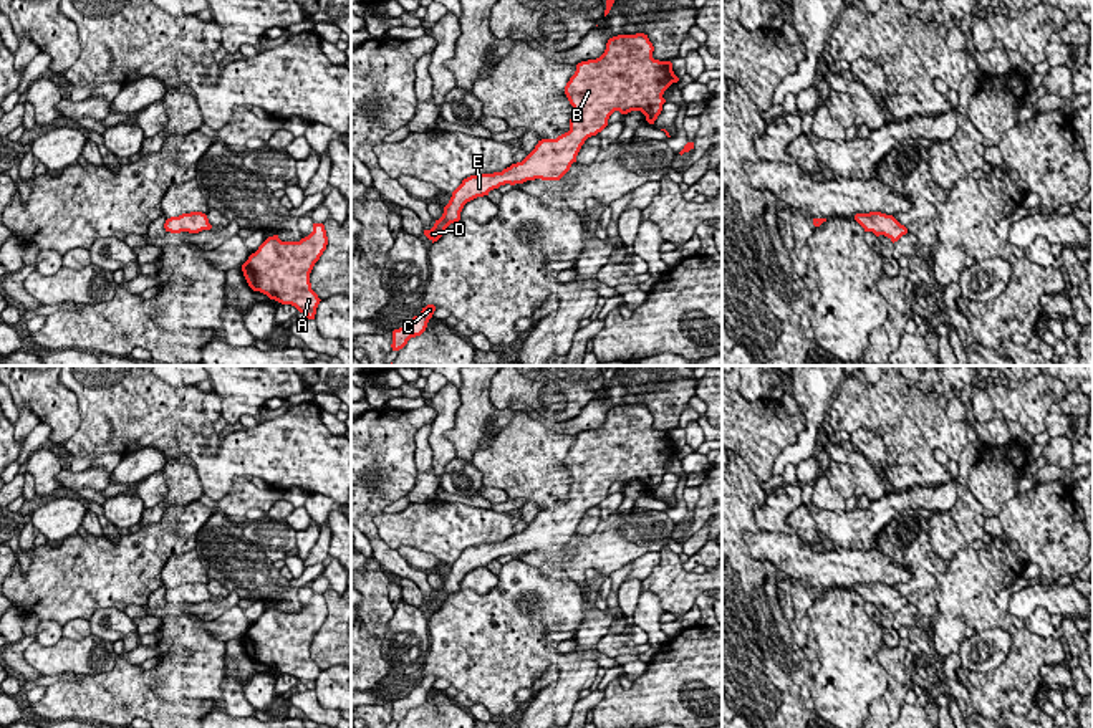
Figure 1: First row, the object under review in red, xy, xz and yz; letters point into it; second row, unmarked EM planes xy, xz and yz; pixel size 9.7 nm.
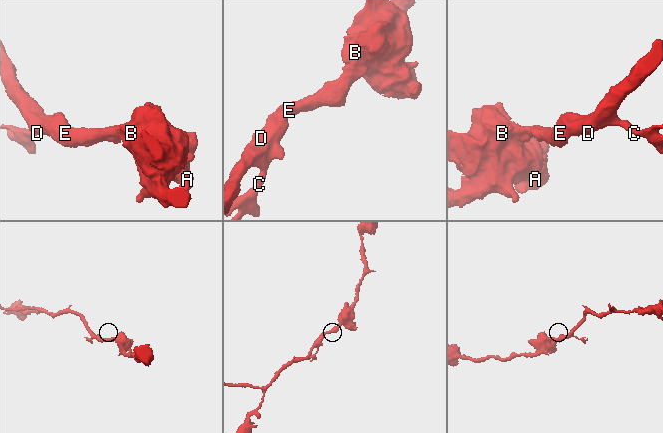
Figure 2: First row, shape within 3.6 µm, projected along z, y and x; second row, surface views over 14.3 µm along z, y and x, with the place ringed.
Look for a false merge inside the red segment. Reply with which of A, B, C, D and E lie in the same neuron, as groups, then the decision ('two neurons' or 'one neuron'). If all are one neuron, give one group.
groups A B C D E; one neuron

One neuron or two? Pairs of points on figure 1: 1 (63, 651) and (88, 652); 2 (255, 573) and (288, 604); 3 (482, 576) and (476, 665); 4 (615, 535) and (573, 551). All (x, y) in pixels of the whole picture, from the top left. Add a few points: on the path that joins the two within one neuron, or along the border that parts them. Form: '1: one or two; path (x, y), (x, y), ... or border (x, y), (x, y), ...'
1: one; path (70, 652), (81, 652)
2: one; path (264, 581), (280, 596)
3: two; border (499, 576), (499, 581), (486, 593), (461, 589)
4: one; path (605, 545), (598, 551), (583, 551)

